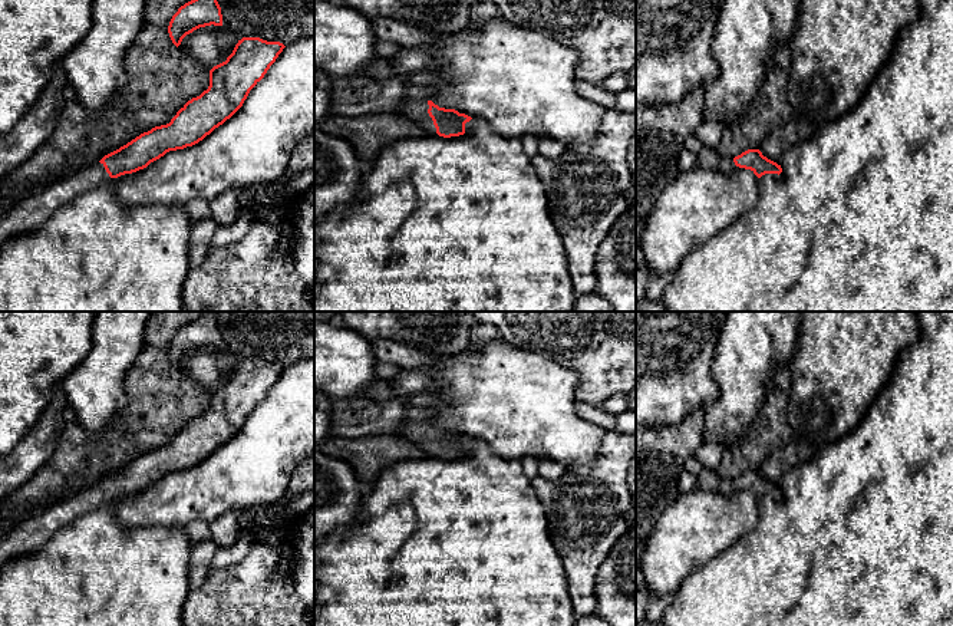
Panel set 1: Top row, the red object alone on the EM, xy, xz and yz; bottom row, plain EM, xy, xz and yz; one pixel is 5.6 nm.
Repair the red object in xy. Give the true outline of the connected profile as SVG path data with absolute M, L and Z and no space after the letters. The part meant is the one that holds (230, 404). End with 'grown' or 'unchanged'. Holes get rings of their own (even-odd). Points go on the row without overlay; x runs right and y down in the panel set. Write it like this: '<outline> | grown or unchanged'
M260 359L238 362L227 382L210 392L208 411L188 422L169 445L141 455L86 490L57 498L0 538L0 569L17 556L43 548L59 530L99 505L202 462L243 428L284 369Z | grown

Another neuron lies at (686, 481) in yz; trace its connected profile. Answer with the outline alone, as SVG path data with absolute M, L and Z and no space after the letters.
M683 471L677 480L677 488L680 492L689 492L698 488L698 475L692 475L687 471Z

